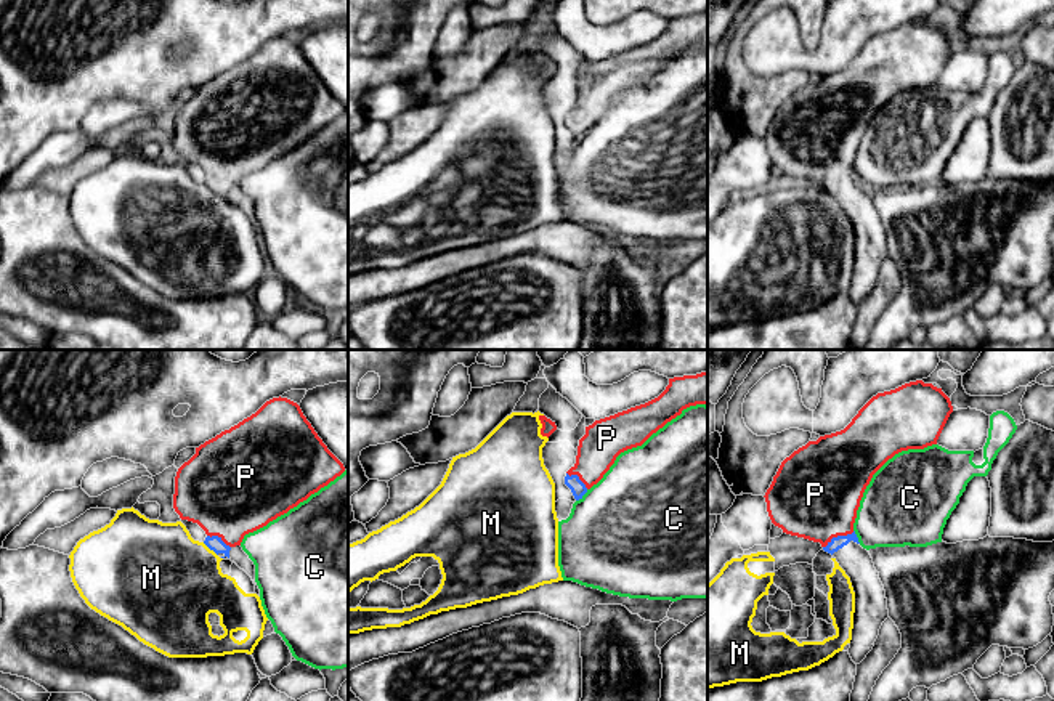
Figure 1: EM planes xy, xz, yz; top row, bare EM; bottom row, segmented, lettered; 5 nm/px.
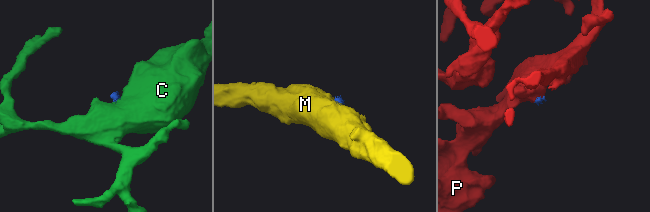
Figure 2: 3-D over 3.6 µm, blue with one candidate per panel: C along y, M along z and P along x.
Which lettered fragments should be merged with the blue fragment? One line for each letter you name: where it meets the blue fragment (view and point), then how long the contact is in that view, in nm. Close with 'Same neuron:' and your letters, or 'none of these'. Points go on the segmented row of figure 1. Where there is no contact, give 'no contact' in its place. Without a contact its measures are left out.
P: meets blue in yz at (838, 536); contact 180 nm long
Same neuron: P

